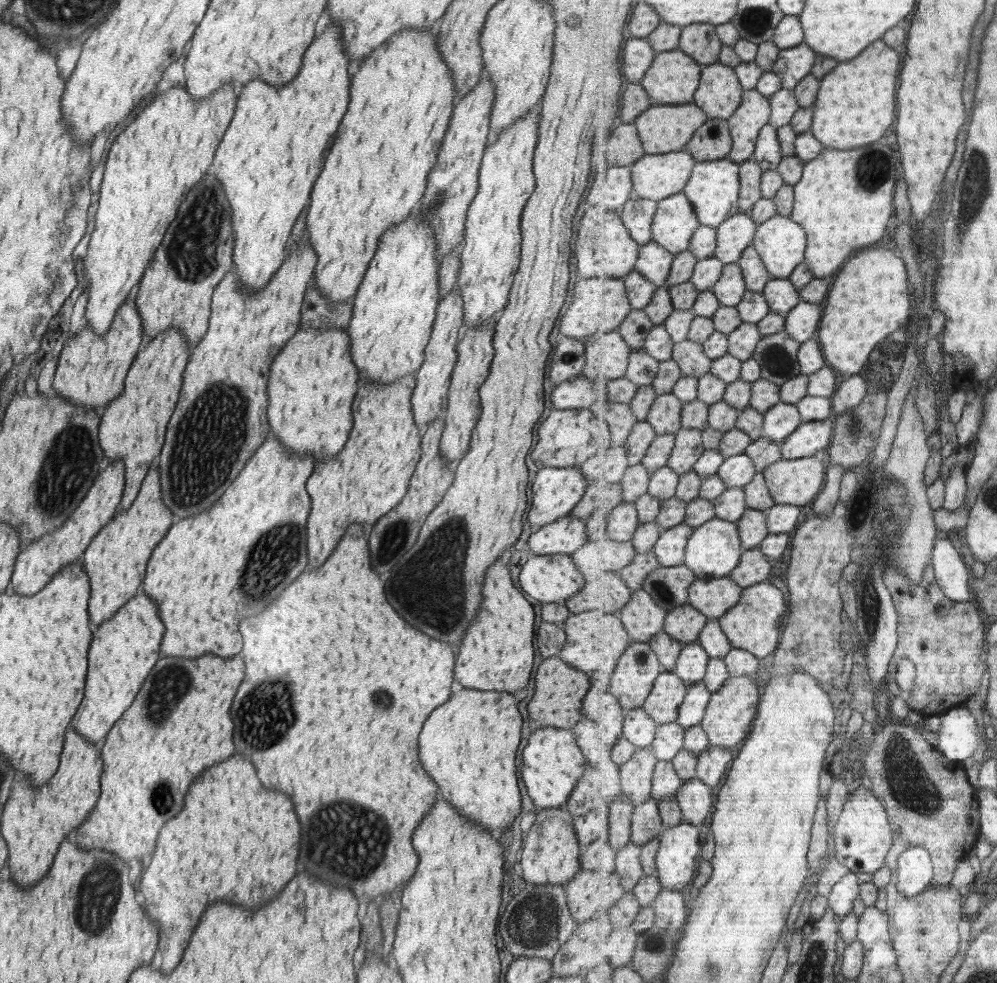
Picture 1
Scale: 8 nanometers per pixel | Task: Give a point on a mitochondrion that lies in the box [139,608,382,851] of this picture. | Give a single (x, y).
(267, 727)

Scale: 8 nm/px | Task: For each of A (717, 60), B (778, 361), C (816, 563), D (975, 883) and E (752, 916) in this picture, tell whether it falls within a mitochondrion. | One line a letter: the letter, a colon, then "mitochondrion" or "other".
A: other
B: mitochondrion
C: mitochondrion
D: other
E: other

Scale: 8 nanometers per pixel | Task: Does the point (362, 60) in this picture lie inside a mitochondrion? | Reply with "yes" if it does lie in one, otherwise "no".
no

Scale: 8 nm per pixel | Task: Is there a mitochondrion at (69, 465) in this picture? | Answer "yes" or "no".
yes

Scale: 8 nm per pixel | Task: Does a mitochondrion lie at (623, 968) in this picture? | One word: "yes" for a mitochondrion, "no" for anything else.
no

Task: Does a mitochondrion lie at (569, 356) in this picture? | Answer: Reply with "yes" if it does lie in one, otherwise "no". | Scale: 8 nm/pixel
yes

